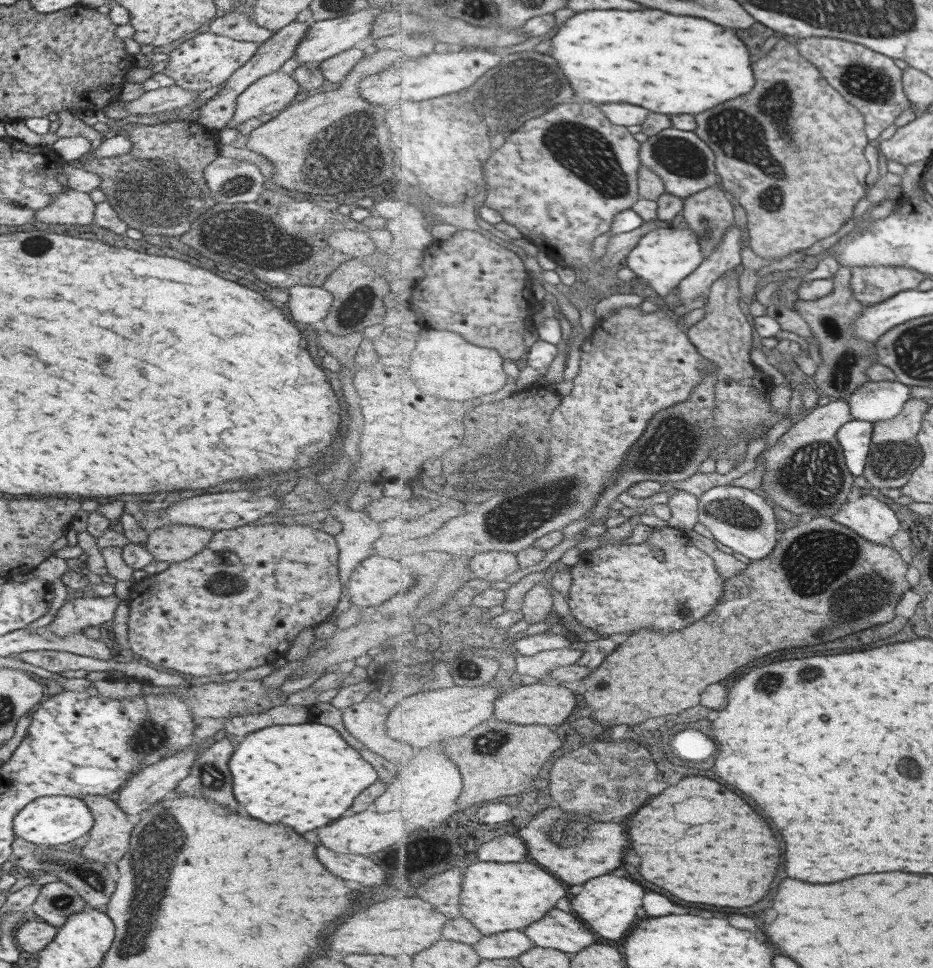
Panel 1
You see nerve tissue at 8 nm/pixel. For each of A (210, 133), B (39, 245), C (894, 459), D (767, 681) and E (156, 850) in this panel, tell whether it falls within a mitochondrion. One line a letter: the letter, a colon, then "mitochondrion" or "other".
A: other
B: mitochondrion
C: mitochondrion
D: mitochondrion
E: mitochondrion

